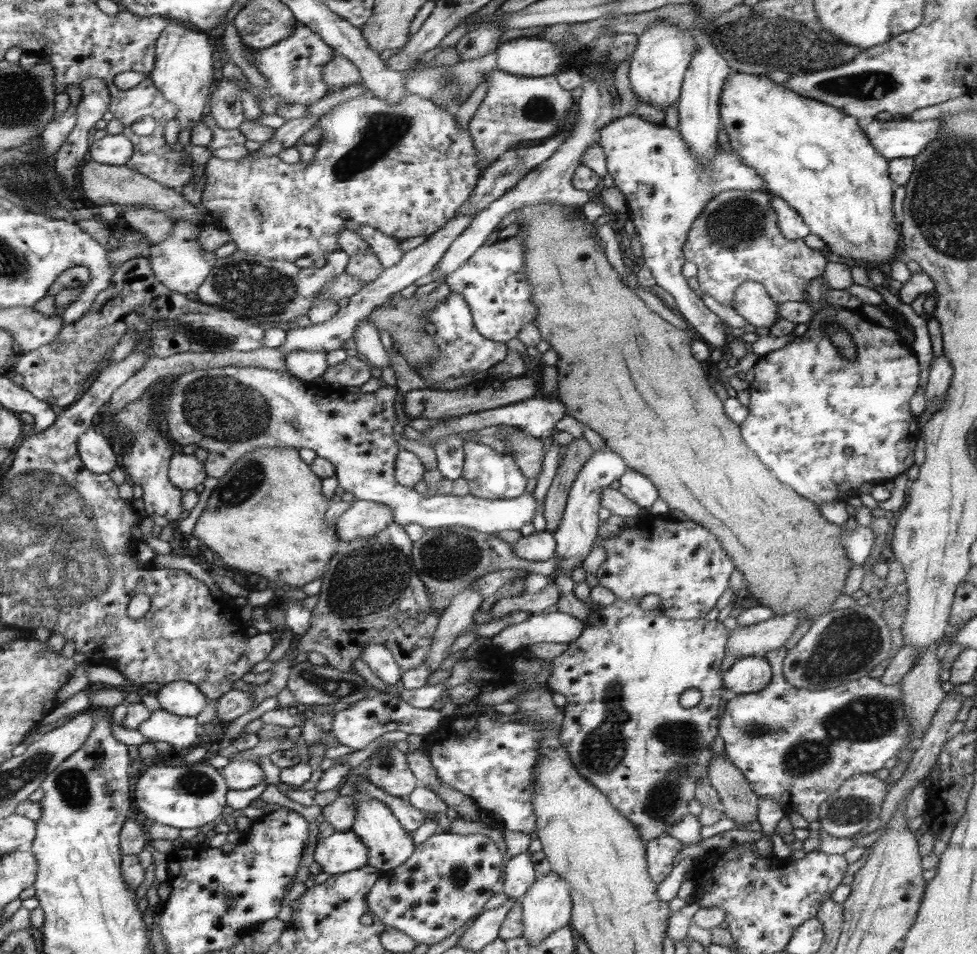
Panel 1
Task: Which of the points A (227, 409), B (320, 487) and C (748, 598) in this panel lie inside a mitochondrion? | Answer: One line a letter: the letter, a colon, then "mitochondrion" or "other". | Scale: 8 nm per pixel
A: mitochondrion
B: other
C: other

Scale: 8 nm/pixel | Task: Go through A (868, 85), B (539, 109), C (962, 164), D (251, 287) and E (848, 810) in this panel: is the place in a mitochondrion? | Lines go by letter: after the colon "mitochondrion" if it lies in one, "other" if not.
A: mitochondrion
B: mitochondrion
C: mitochondrion
D: mitochondrion
E: mitochondrion

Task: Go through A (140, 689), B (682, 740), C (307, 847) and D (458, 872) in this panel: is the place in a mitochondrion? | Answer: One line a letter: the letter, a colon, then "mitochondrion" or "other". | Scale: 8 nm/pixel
A: other
B: mitochondrion
C: other
D: mitochondrion

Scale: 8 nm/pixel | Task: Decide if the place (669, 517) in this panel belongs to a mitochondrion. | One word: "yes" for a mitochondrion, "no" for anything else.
no

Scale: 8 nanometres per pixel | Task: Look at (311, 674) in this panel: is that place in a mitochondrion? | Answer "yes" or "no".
yes

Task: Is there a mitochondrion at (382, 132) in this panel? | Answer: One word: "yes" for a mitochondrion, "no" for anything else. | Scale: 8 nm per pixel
yes

